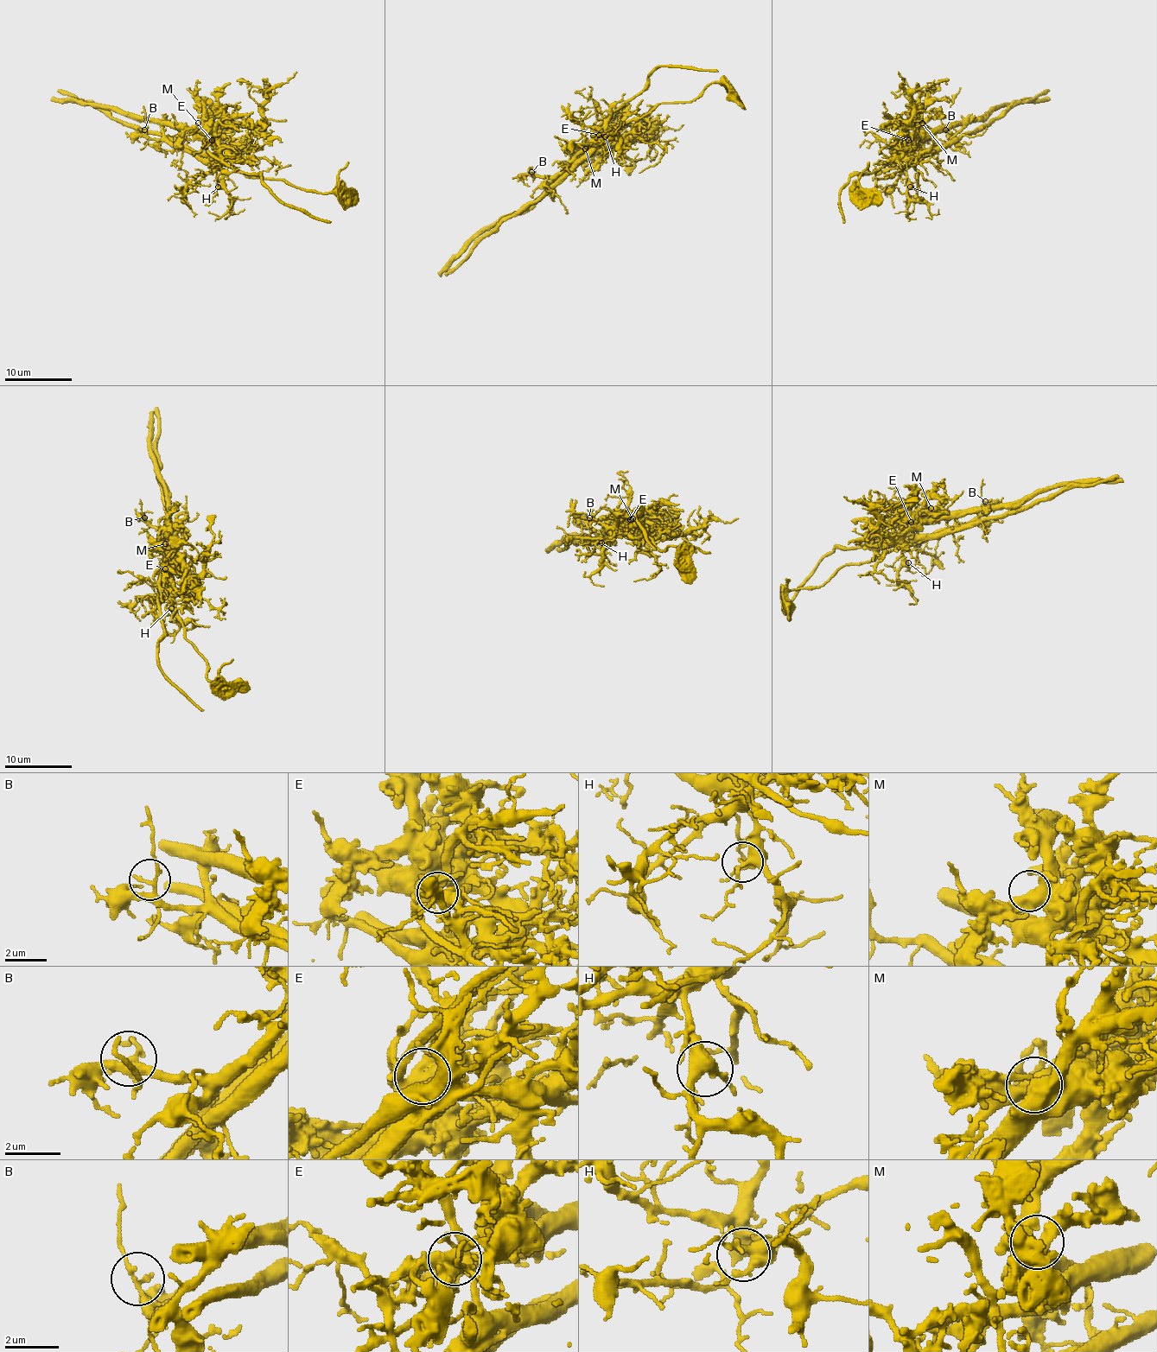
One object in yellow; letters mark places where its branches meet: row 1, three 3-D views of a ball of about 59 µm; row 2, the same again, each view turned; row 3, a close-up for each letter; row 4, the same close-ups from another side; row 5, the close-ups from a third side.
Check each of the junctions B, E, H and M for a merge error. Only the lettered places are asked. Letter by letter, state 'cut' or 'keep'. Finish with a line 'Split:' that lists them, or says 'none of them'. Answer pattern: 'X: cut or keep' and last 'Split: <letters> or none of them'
B: keep
E: cut
H: keep
M: keep
Split: E

